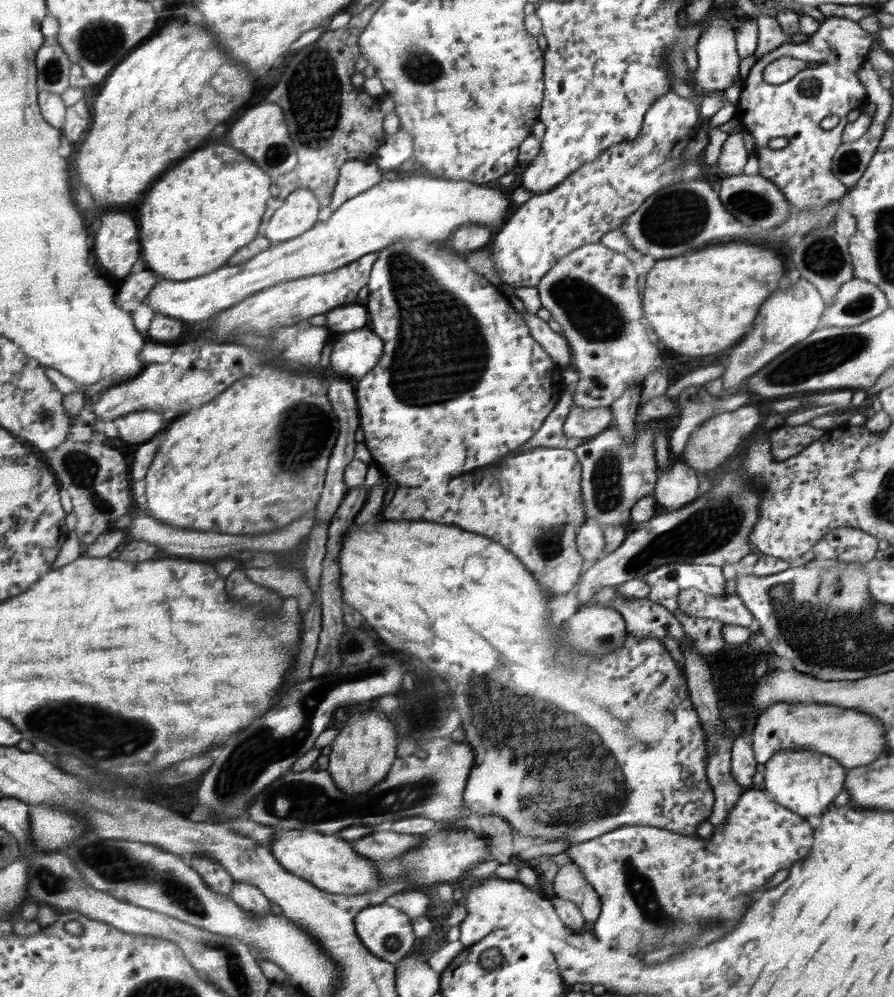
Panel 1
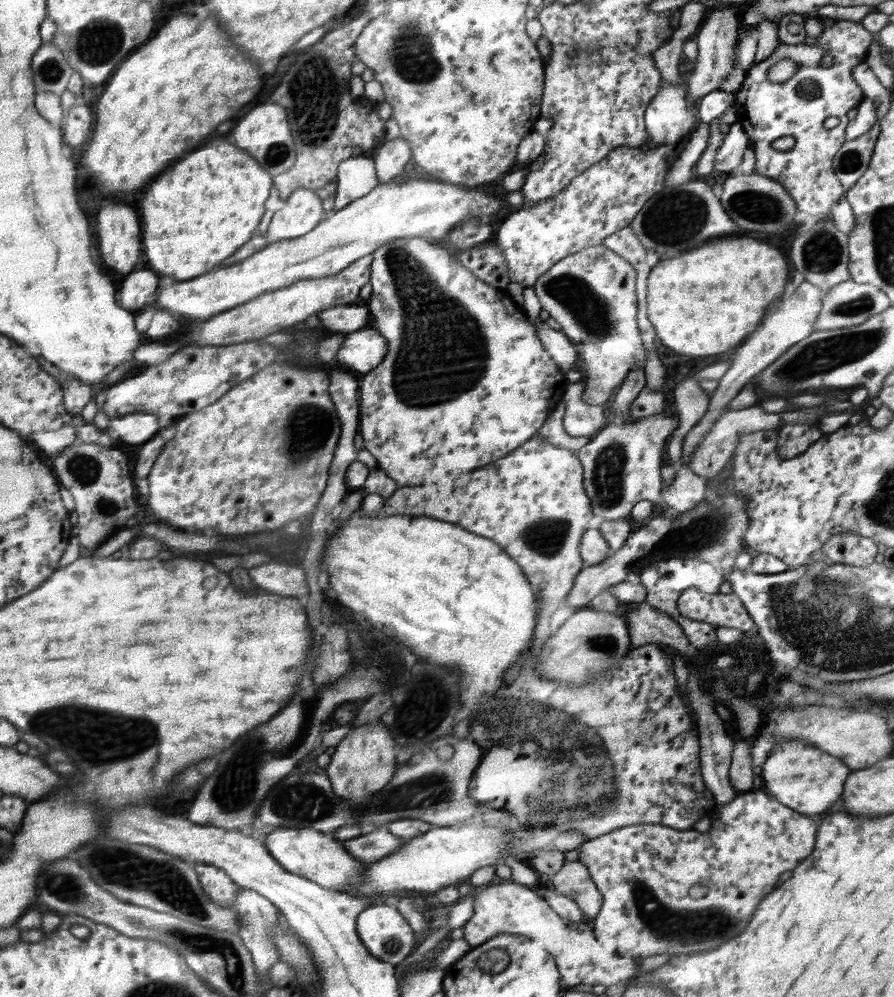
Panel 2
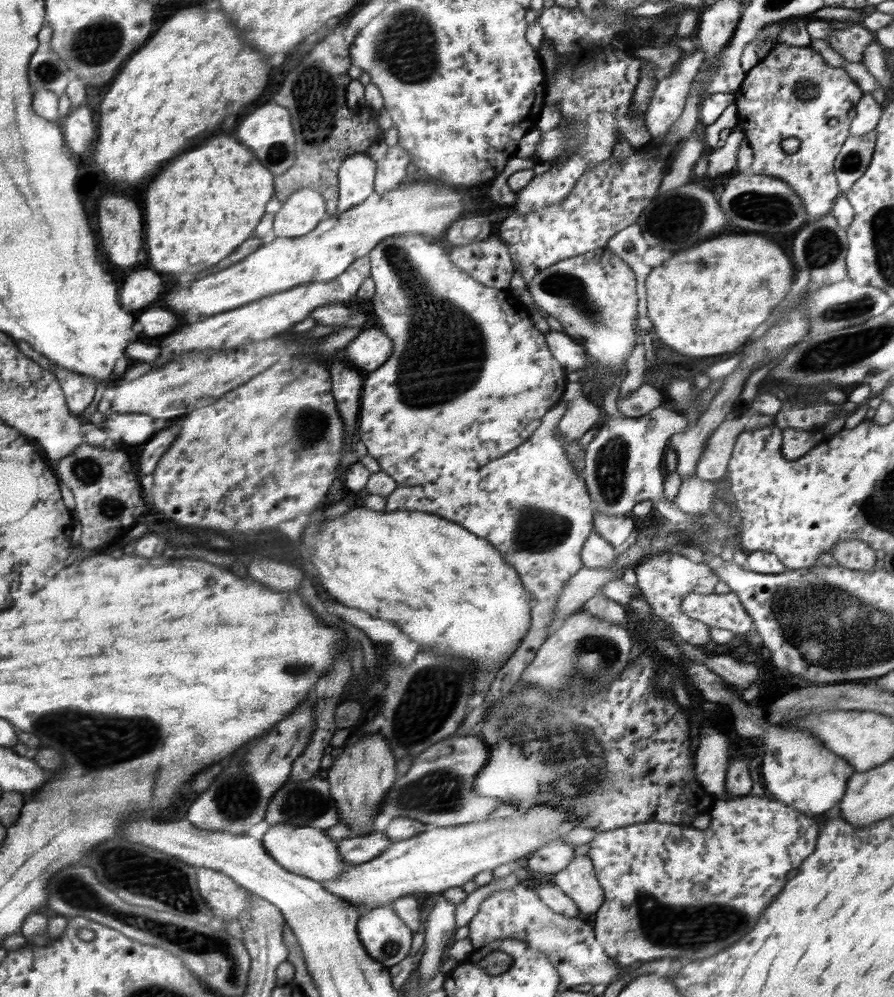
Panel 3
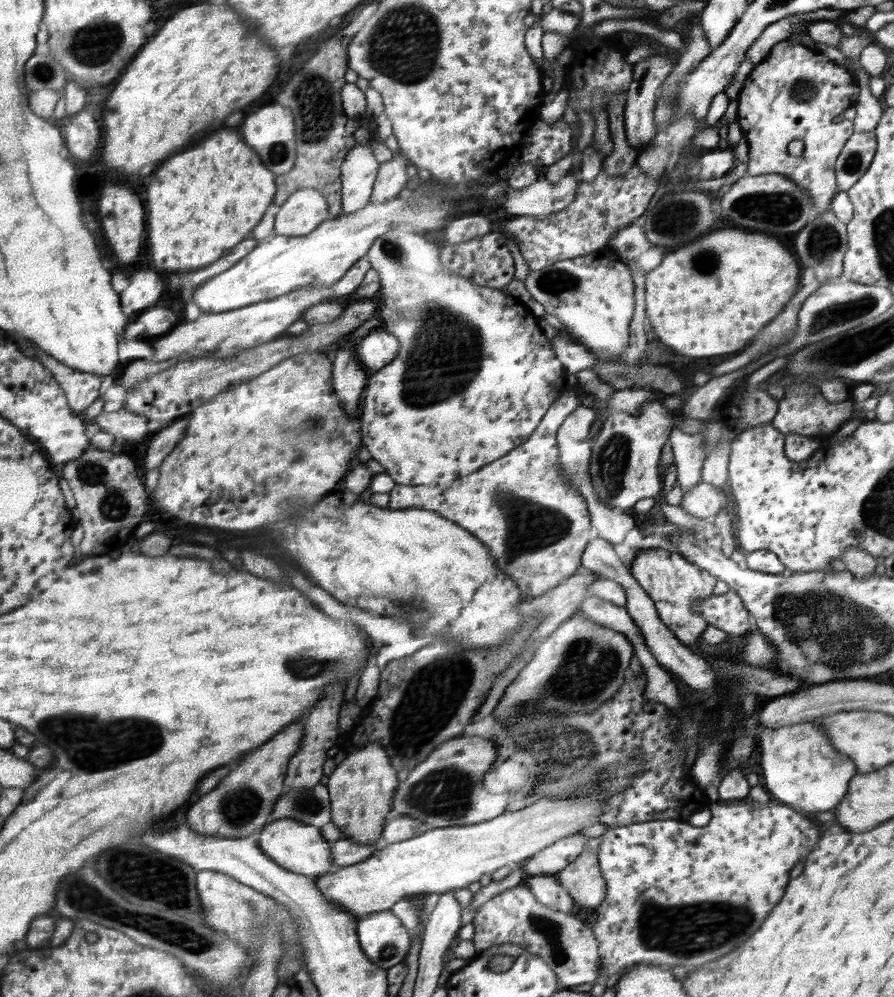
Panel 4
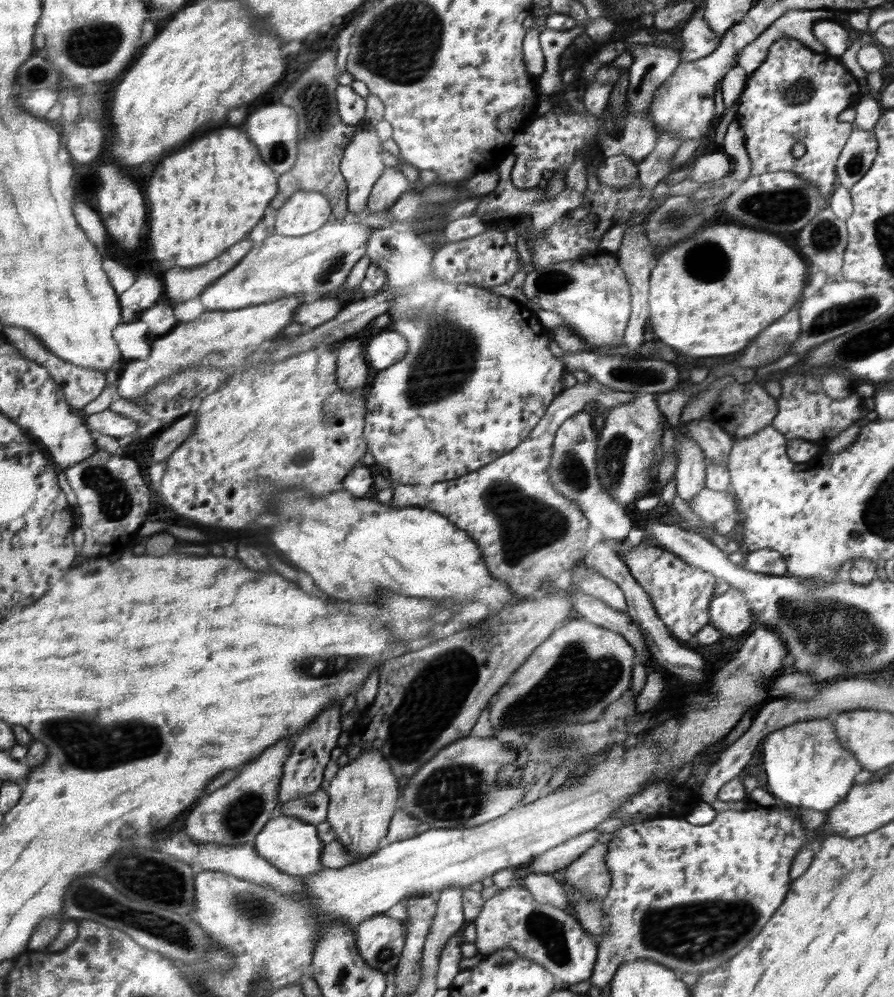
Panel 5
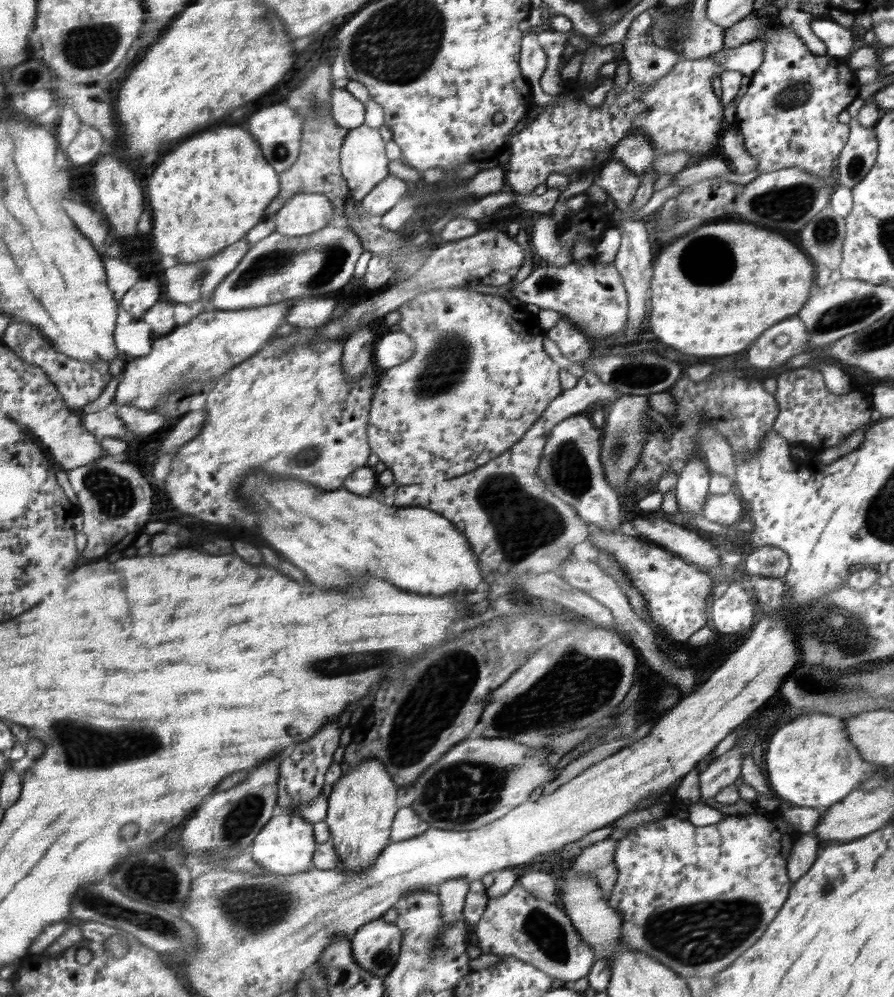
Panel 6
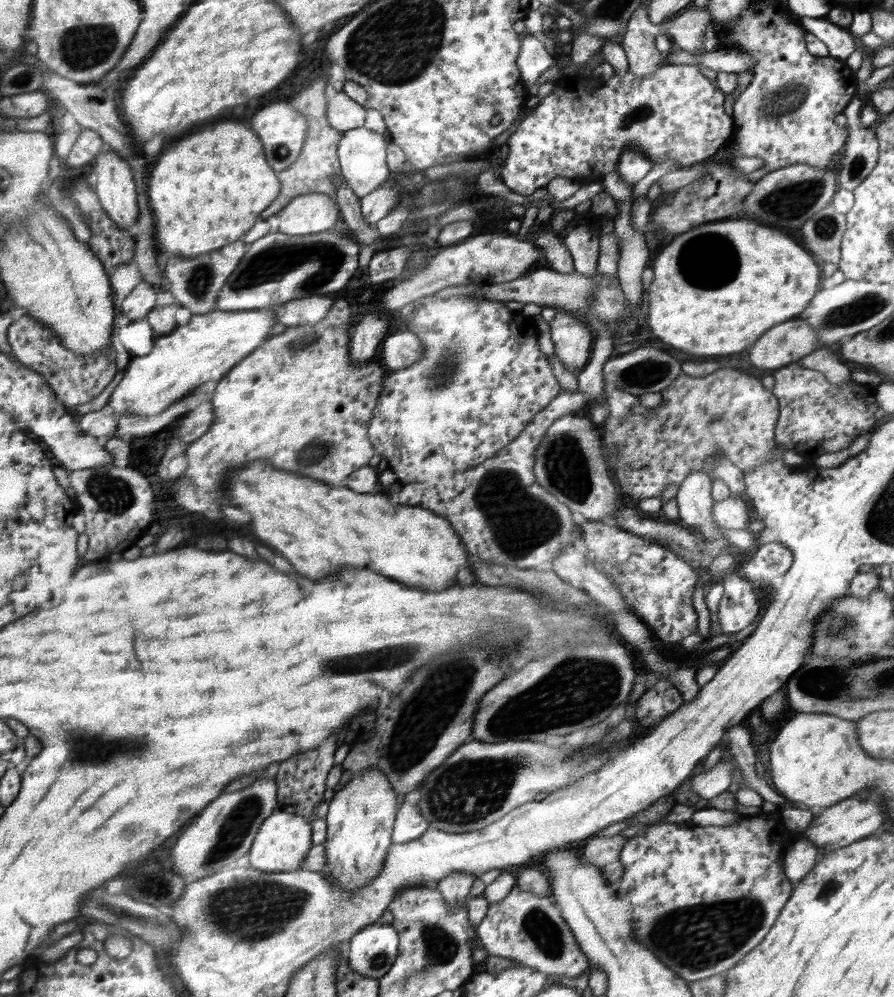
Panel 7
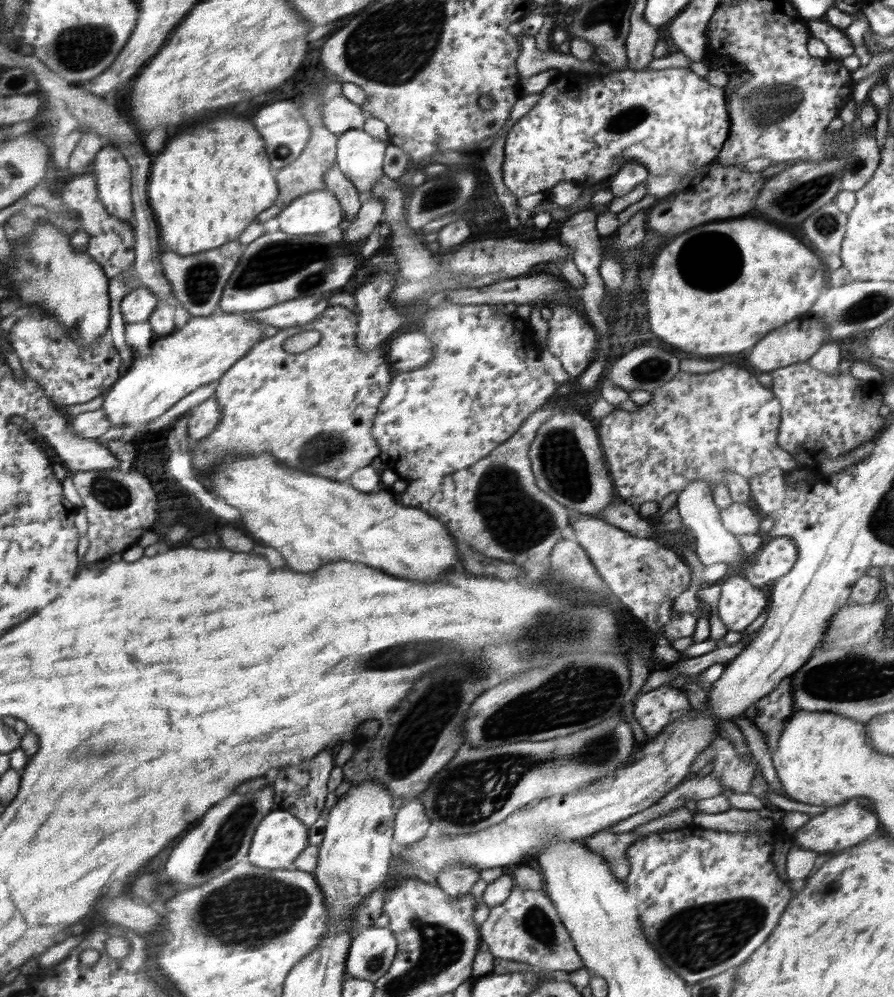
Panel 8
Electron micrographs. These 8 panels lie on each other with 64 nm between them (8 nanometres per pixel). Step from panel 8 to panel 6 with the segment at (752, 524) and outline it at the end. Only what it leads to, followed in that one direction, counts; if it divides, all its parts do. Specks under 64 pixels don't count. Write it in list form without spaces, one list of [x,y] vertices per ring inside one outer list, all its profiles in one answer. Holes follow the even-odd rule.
[[[709,494],[703,504],[702,515],[710,522],[729,526],[746,517],[744,504],[738,494]]]

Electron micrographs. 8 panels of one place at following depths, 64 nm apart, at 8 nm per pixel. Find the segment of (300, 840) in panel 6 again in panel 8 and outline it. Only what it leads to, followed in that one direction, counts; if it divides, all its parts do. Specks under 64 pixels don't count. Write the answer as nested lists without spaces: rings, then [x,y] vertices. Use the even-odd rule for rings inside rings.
[[[272,810],[259,824],[251,848],[248,851],[250,864],[260,868],[288,869],[292,867],[300,854],[310,846],[309,827],[295,814],[286,811]]]

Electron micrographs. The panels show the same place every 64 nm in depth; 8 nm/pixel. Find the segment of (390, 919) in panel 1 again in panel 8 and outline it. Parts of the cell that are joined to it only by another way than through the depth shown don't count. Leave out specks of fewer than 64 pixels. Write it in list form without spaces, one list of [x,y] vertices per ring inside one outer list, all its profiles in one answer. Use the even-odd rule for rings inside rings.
[[[390,928],[360,929],[348,951],[346,974],[360,980],[377,981],[395,960],[398,943]]]

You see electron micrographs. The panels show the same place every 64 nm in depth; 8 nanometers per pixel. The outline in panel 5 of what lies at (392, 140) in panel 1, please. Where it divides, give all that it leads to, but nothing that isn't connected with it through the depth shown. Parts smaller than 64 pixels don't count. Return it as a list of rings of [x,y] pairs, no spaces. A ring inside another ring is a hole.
[[[385,167],[382,176],[372,187],[370,196],[366,201],[369,212],[378,212],[393,206],[400,196],[407,191],[408,184],[408,179],[398,167]]]

